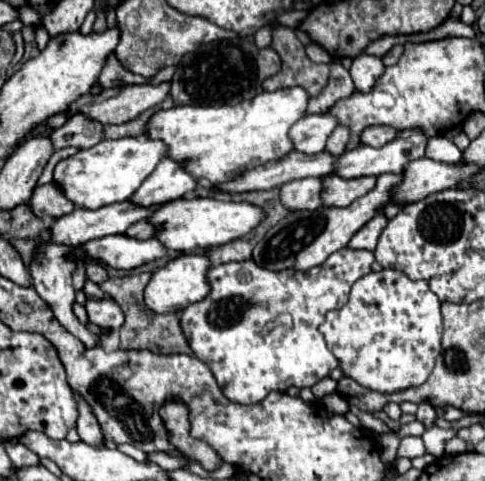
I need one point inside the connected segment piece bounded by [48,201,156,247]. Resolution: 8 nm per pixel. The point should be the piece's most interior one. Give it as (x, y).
(81, 225)

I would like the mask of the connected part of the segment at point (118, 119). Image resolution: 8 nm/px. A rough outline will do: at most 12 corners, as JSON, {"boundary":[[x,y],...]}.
{"boundary":[[118,85],[82,95],[68,109],[100,123],[126,123],[170,93],[160,85]]}

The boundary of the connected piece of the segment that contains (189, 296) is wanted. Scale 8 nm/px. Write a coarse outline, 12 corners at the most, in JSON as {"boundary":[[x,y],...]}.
{"boundary":[[180,255],[152,273],[144,301],[178,313],[202,301],[210,261]]}

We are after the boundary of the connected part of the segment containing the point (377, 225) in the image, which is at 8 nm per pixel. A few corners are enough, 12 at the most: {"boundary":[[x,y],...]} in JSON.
{"boundary":[[374,215],[348,243],[374,251],[386,217]]}

